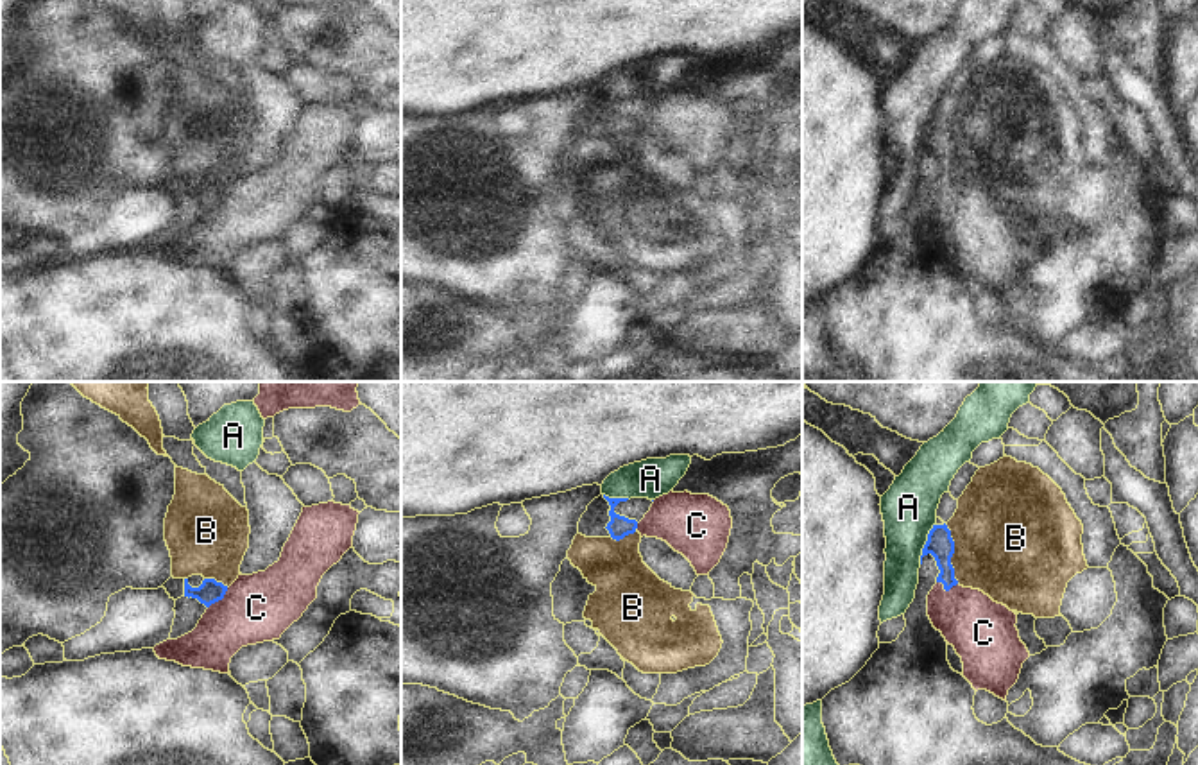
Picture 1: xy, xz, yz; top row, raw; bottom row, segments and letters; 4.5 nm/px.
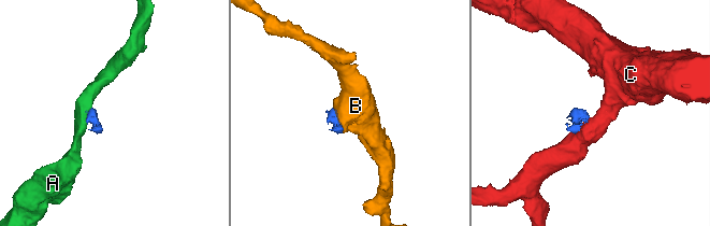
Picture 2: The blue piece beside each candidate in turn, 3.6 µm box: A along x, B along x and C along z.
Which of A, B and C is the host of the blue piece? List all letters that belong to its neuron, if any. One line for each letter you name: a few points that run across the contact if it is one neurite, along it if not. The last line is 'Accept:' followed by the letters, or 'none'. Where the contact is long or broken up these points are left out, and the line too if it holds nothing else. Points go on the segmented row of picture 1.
B: line yz (941, 545), (953, 552), (1007, 538)
Accept: B

